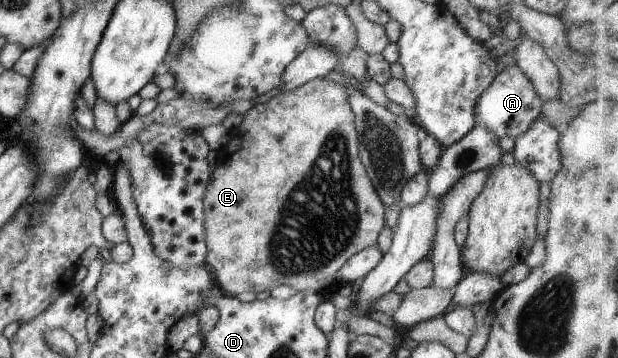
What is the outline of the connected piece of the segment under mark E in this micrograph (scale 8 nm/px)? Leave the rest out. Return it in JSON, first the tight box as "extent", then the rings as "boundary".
{"extent":[202,78,385,297],"boundary":[[[314,78],[301,84],[298,88],[288,92],[271,94],[254,102],[246,112],[238,125],[236,138],[230,142],[236,142],[236,152],[228,154],[228,158],[217,159],[211,170],[208,186],[202,197],[204,242],[208,254],[204,256],[206,265],[212,273],[214,283],[225,293],[237,297],[242,292],[256,294],[262,290],[270,290],[280,285],[289,286],[294,290],[319,294],[333,281],[337,270],[354,254],[367,246],[376,245],[382,226],[385,224],[384,206],[378,194],[374,190],[364,165],[357,154],[357,134],[354,126],[354,116],[348,102],[346,88],[338,86],[336,82],[328,82],[323,78]]]}

